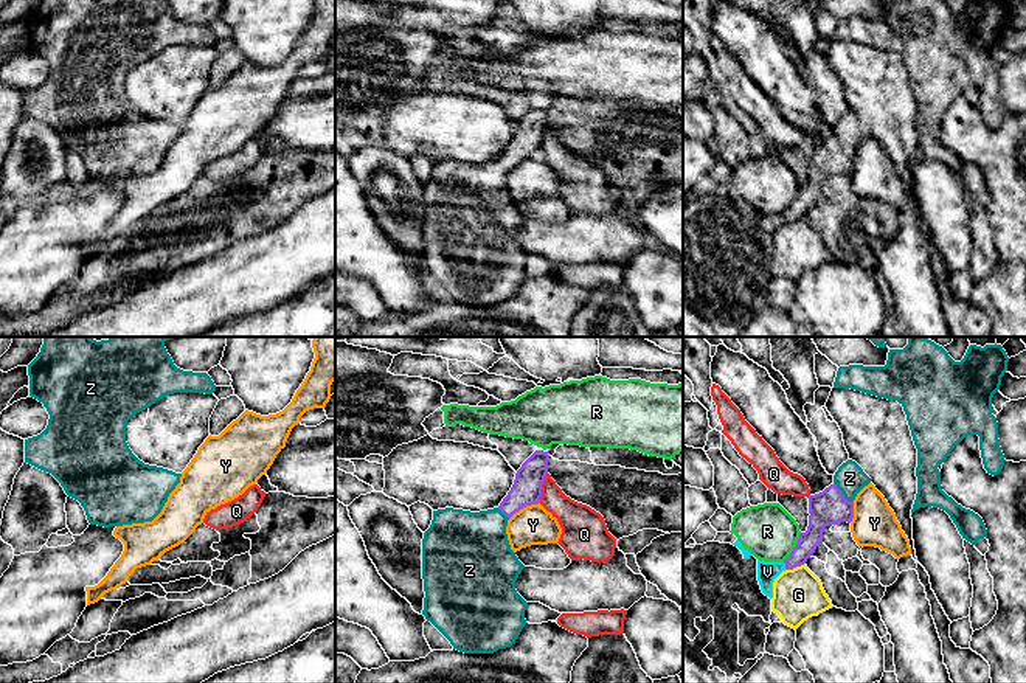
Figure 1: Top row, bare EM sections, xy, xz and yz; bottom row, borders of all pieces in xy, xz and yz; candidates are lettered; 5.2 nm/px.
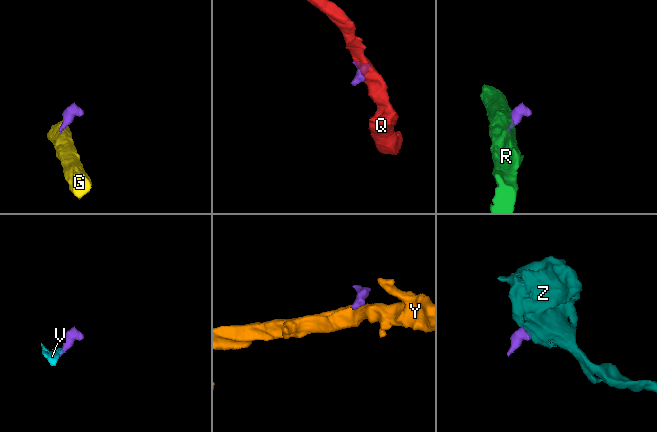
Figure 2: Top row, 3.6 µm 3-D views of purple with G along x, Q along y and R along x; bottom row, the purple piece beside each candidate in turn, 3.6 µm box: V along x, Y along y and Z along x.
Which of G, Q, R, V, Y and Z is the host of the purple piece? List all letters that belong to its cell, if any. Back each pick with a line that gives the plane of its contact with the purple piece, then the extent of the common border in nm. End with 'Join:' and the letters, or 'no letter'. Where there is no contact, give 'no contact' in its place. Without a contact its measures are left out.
V: meets purple in yz; contact 40 nm long
Z: meets purple in yz; contact 140 nm long
Join: V, Z

